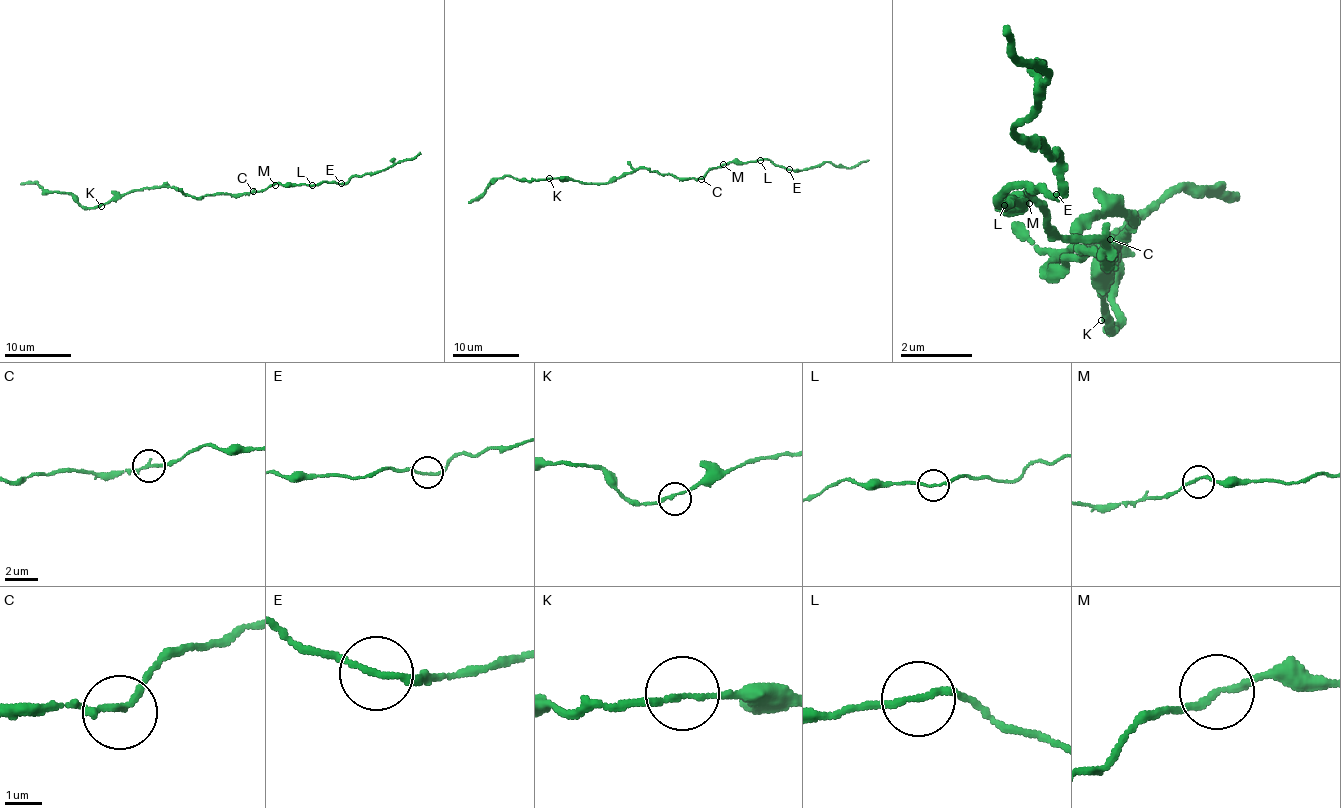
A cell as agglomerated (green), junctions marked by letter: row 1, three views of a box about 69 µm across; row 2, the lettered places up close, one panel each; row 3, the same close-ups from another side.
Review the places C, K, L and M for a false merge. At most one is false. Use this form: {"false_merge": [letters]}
{"false_merge": ["L"]}

